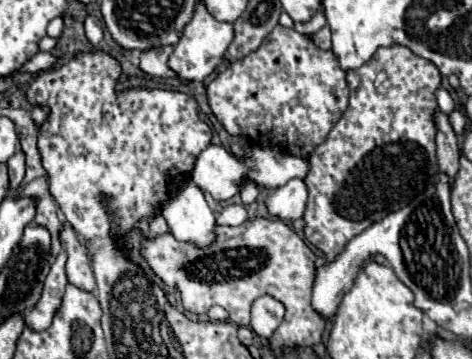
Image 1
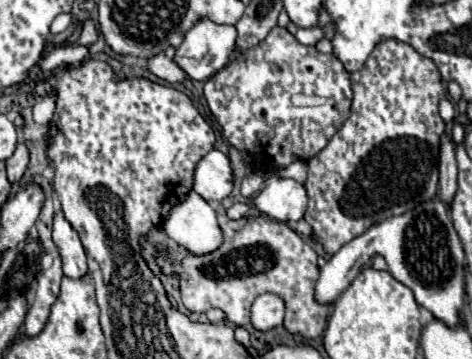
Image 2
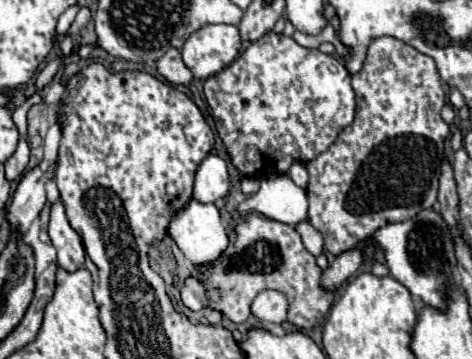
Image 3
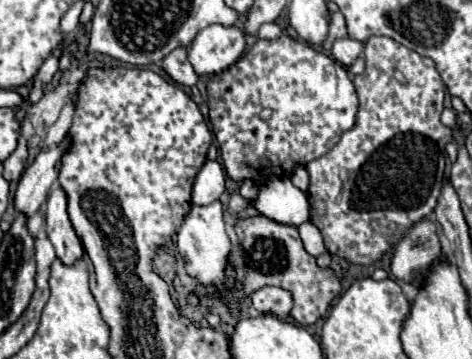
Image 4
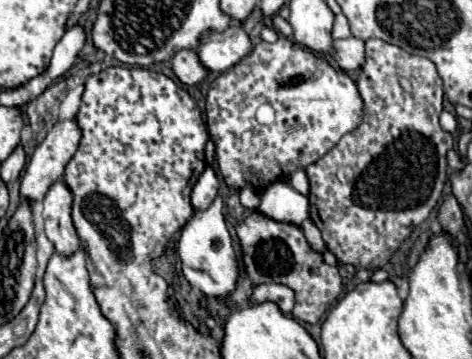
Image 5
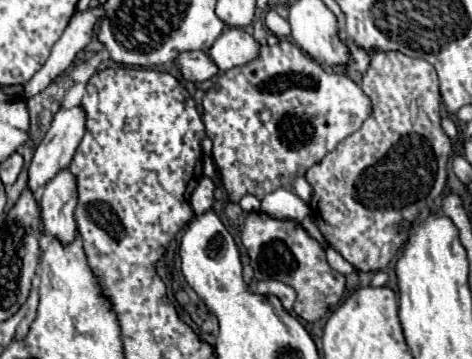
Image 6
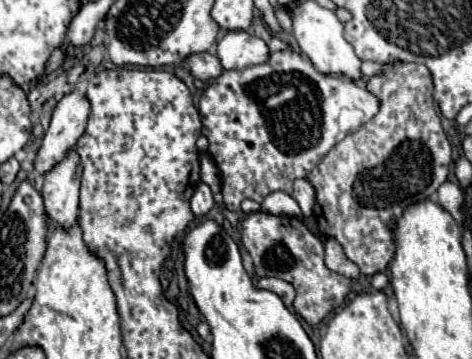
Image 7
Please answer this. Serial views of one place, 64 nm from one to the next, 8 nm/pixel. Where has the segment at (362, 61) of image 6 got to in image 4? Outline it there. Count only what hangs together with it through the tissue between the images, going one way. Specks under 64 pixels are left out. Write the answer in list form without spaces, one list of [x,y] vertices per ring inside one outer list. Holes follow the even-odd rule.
[[[344,38],[344,40],[336,40],[332,46],[332,56],[336,62],[340,62],[342,66],[350,68],[354,64],[354,60],[362,54],[364,44],[360,40],[352,40],[352,38]]]

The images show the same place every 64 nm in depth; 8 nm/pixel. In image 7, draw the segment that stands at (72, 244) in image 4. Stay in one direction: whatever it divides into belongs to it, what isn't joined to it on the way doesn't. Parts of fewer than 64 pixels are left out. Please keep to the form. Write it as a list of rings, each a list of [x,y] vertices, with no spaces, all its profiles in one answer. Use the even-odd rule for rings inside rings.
[[[70,150],[64,160],[54,164],[44,174],[44,206],[48,218],[58,222],[62,228],[70,228],[78,218],[78,188],[80,188],[80,158],[76,150]]]

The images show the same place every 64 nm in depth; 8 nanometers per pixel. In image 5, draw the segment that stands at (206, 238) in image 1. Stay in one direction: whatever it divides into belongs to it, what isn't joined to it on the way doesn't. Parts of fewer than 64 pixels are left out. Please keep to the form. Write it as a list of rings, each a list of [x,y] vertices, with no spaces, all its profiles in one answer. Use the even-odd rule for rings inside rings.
[[[220,195],[204,212],[194,212],[194,216],[182,228],[182,236],[178,240],[178,254],[182,260],[182,272],[190,286],[198,288],[206,298],[226,302],[226,296],[230,296],[230,292],[234,292],[238,284],[240,268],[236,252],[232,248],[232,236],[224,222],[224,202]]]

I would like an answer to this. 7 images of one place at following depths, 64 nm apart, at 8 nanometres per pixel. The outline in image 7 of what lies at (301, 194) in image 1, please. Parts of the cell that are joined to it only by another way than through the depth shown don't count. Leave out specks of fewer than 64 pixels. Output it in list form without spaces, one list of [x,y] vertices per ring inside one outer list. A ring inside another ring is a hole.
[[[274,192],[274,194],[266,196],[266,200],[262,202],[262,210],[270,212],[274,216],[288,214],[288,216],[302,218],[302,212],[300,212],[300,206],[296,204],[296,200],[284,192]]]

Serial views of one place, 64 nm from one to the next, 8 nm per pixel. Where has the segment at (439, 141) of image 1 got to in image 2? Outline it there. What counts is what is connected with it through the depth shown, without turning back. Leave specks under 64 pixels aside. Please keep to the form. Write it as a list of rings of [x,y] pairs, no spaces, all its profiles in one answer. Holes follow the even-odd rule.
[[[444,134],[440,142],[440,200],[450,208],[452,198],[456,194],[456,158],[454,158],[454,144]]]

